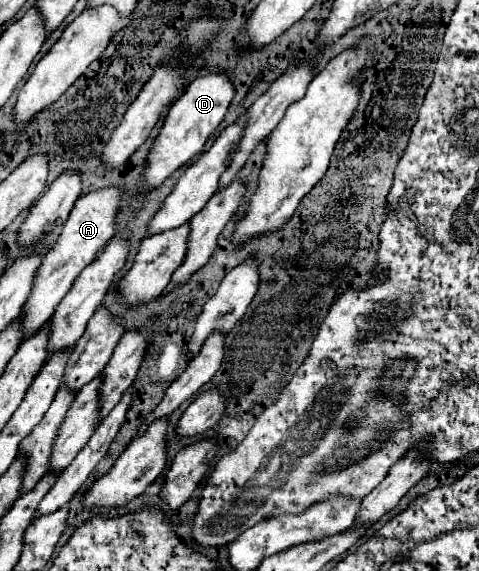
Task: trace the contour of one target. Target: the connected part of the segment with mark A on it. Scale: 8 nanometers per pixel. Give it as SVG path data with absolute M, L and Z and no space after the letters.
M103 188L97 192L85 194L75 202L75 208L71 210L71 216L67 218L67 224L63 226L63 232L61 232L57 244L43 256L43 262L35 272L31 294L21 308L19 322L23 328L25 340L29 336L33 336L35 332L39 332L47 324L47 320L55 312L55 306L69 292L69 288L71 288L73 280L79 276L79 272L95 260L97 252L115 234L115 214L119 210L119 196L121 196L121 192L117 188Z

